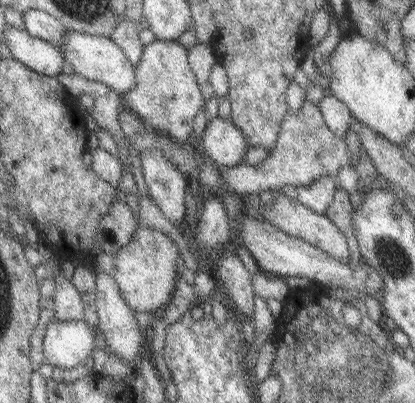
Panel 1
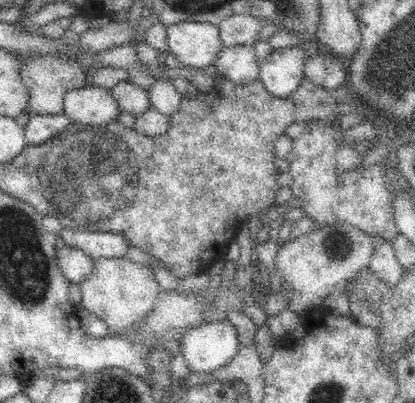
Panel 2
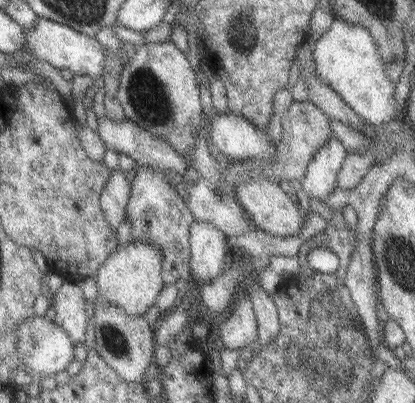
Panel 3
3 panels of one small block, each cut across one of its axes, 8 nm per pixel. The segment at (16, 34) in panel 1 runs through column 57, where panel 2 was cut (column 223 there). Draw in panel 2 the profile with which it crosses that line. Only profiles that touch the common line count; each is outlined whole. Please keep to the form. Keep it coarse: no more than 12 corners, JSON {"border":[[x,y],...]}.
{"border":[[252,46],[222,48],[214,64],[234,86],[260,82]]}

